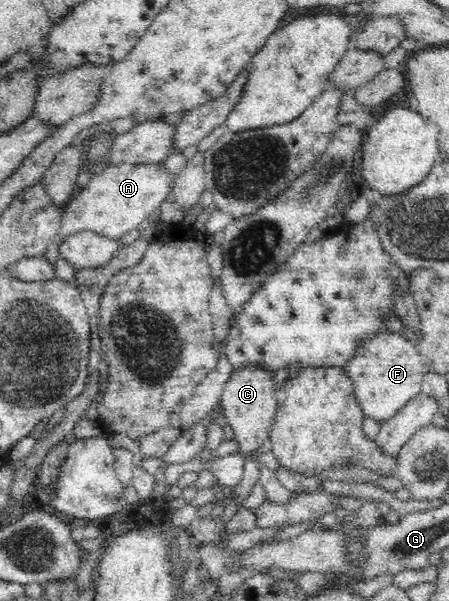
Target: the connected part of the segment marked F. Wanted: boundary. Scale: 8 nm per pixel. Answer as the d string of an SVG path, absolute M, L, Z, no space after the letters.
M385 326L379 329L377 335L357 345L355 357L344 369L351 378L356 400L364 415L375 419L379 424L391 419L421 392L422 379L427 372L427 366L415 344L403 334L389 332Z

